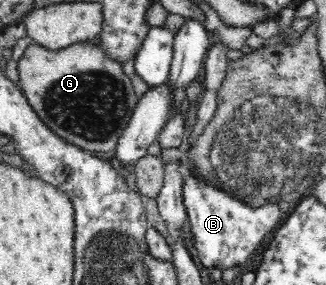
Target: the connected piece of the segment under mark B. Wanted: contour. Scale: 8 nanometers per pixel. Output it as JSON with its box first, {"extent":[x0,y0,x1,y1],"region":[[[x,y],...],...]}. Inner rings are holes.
{"extent":[183,175,283,269],"region":[[[191,175],[184,185],[183,199],[188,211],[188,219],[195,240],[198,257],[207,269],[238,268],[251,261],[257,250],[265,248],[265,238],[274,233],[283,218],[277,204],[265,204],[259,208],[248,206],[243,200],[235,199],[231,194],[205,185]]]}

